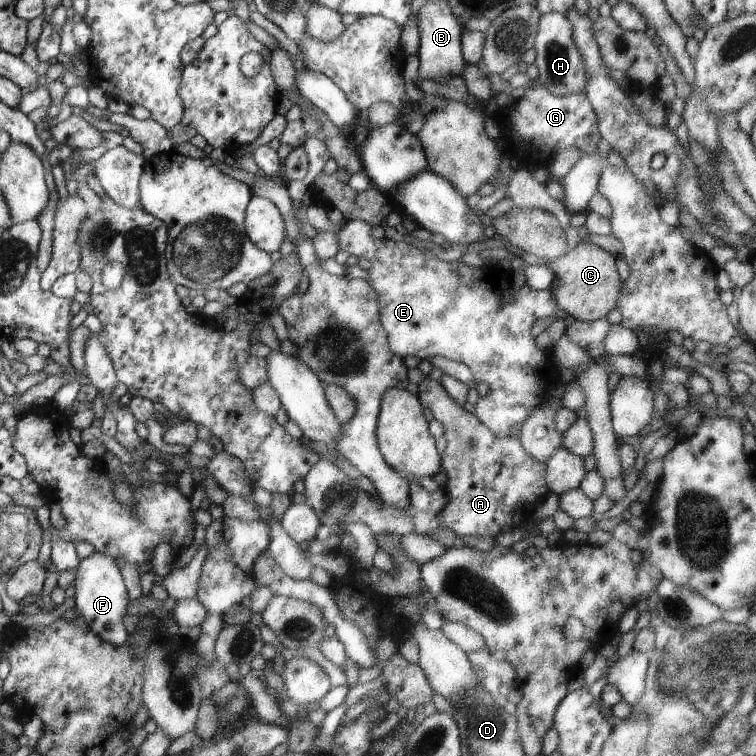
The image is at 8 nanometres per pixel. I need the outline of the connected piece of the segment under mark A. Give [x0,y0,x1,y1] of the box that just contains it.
[418,375,547,536]

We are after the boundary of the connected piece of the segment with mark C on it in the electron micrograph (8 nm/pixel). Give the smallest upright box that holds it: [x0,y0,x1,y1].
[548,240,622,322]

